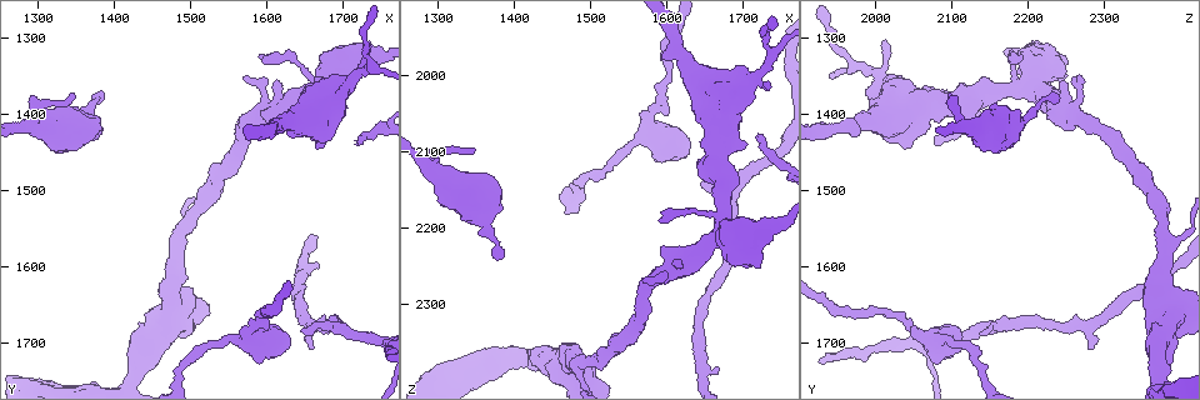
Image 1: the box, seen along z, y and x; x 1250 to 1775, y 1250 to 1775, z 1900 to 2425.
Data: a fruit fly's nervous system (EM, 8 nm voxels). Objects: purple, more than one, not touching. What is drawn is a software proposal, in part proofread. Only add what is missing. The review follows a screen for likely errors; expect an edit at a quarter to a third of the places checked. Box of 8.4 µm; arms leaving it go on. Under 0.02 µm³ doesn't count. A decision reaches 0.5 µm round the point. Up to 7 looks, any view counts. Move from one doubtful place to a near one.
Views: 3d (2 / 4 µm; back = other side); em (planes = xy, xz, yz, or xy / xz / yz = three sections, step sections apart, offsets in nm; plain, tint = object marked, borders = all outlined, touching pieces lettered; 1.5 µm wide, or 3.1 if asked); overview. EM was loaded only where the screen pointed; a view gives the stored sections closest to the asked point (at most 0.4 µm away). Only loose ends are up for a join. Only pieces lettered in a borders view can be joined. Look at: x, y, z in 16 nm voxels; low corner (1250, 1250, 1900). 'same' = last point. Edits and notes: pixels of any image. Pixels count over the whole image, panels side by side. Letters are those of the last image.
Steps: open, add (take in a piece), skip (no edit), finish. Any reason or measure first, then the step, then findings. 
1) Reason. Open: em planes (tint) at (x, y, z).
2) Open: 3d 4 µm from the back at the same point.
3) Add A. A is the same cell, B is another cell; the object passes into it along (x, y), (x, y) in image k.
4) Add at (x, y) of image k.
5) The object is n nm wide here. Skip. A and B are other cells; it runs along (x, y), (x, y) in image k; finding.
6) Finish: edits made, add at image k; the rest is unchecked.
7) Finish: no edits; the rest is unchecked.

Free end. Open: 3d 2 µm at (1660, 1710, 2290).

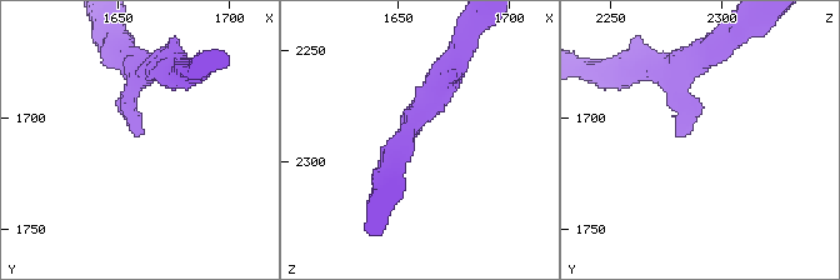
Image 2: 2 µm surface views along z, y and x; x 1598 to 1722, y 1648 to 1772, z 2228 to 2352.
The arms are 170, 220 nm wide; need the tissue. Open: em planes (borders) at (1660, 1707, 2287).

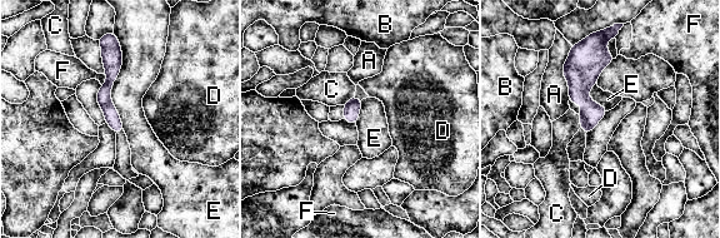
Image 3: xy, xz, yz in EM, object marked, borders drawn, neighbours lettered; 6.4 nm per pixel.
Skip. A, B, C, D, E and F are other cells; no lettered piece goes on from it.

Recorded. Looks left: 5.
Free end. Open: 3d 4 µm at (1665, 1595, 2380).

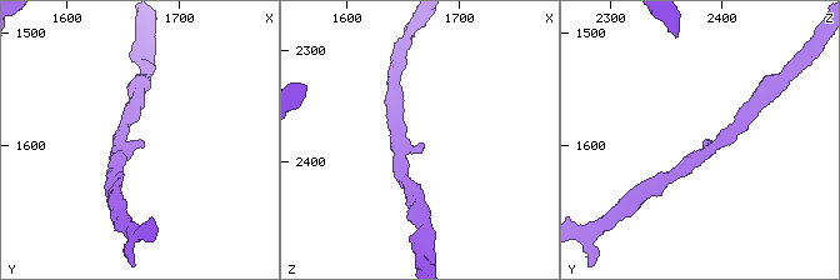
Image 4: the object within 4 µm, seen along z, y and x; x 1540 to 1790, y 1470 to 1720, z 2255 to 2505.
The arms are 180, 200 nm wide. Open: em planes (tint) at (1666, 1598, 2382).

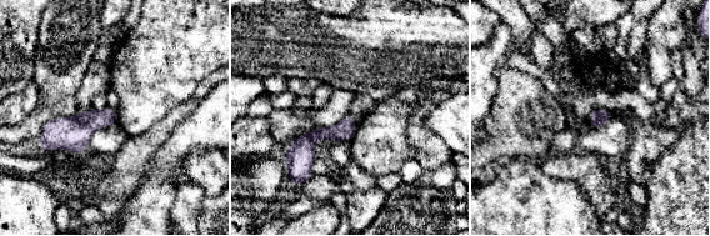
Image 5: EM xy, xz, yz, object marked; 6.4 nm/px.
What lies round it. Open: em planes (borders) at the same point.

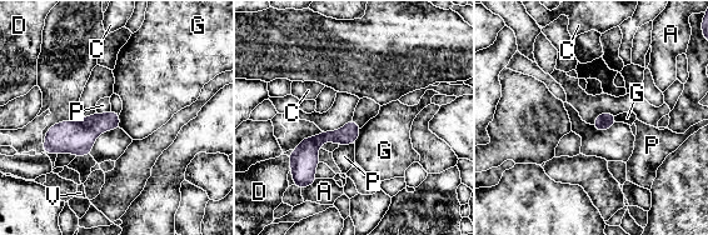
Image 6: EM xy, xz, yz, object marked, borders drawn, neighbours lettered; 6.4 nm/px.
Skip. A, C, D, G, P and V are other cells; a border runs along (339, 144), (354, 145) in image 6; no lettered piece goes on from it.

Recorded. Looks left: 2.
Finish: no edits; the rest is unchecked.

